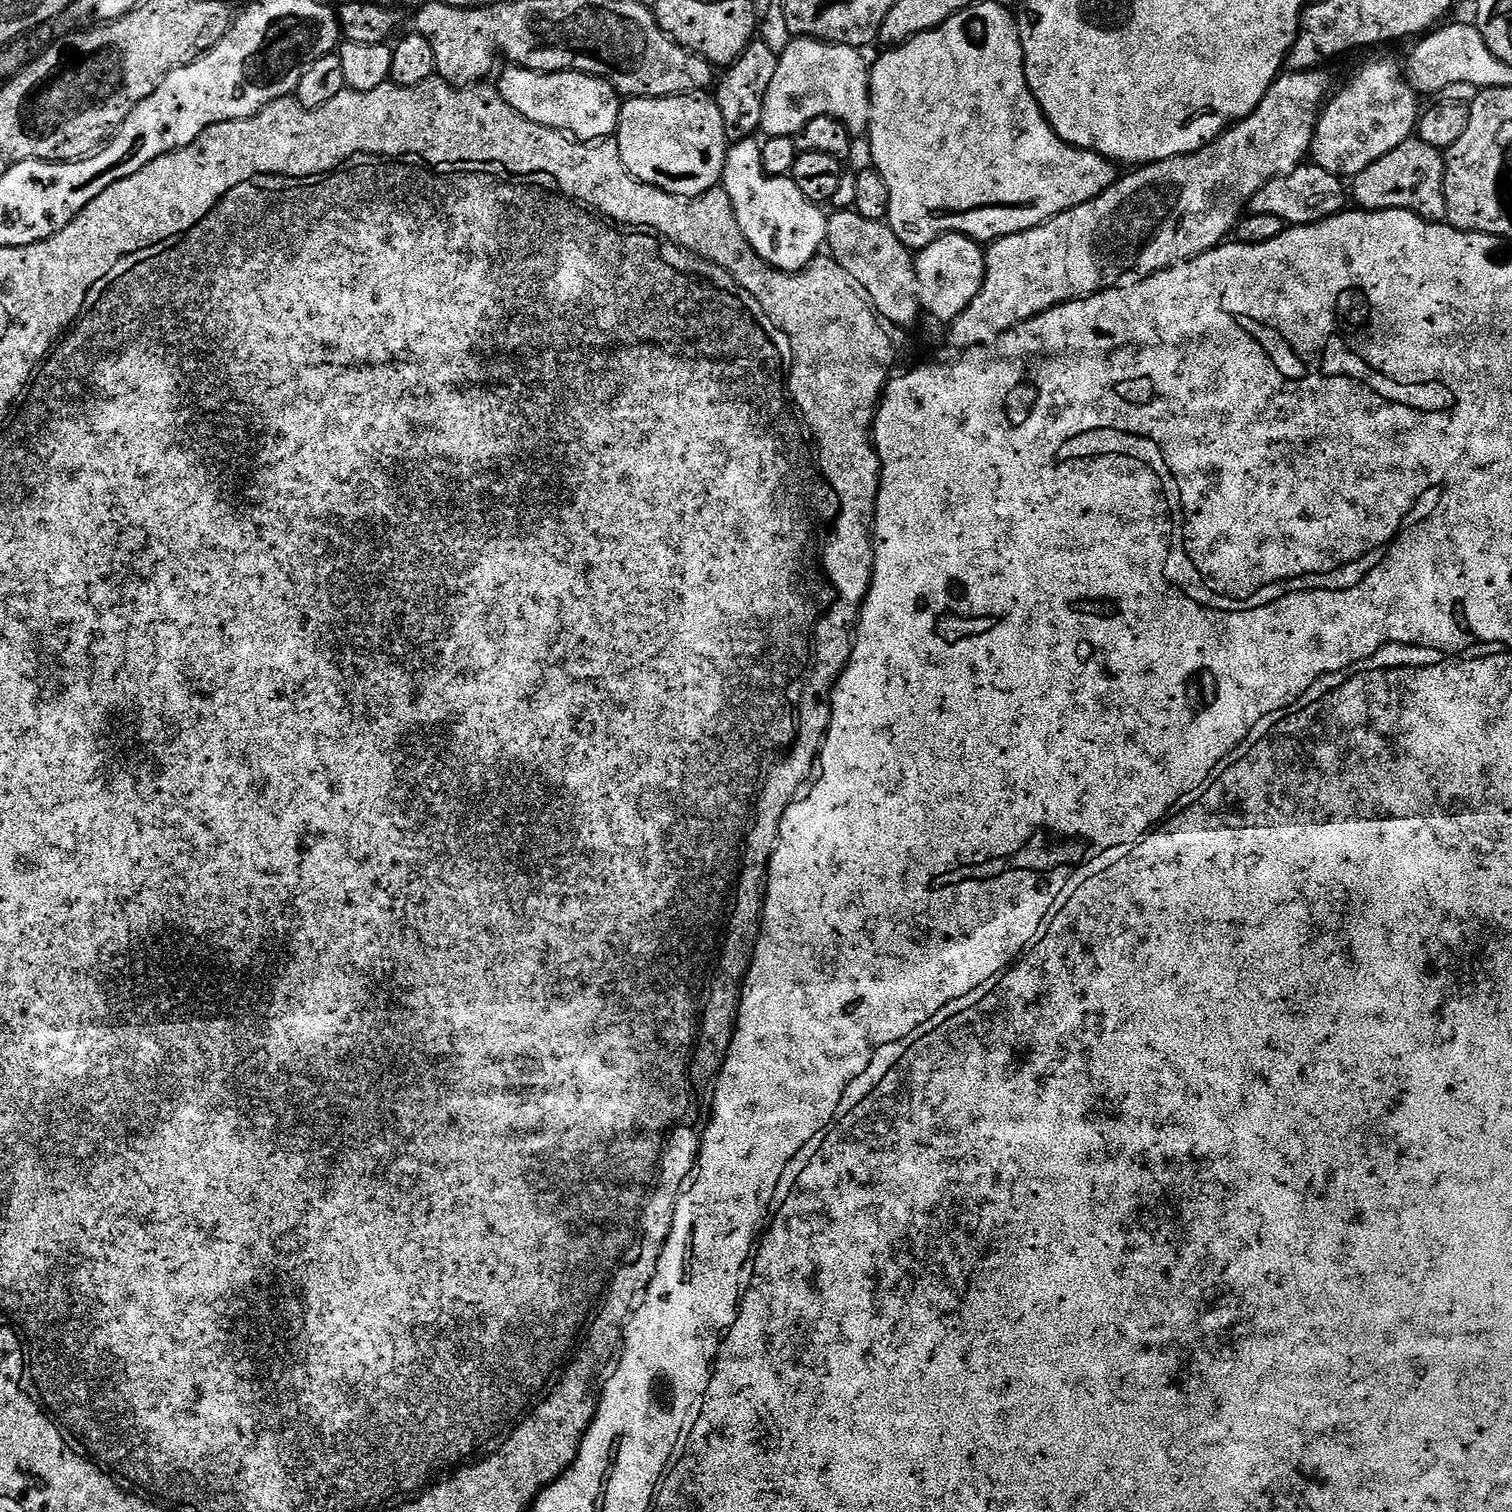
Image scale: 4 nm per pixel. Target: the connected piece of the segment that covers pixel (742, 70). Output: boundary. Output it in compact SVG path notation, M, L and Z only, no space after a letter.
M757 38L734 63L723 69L724 77L721 80L719 77L715 85L714 99L718 110L722 110L722 126L729 142L750 140L760 132L766 90L770 90L770 81L774 78L774 70L778 70L779 61L777 49L772 49L763 38Z

